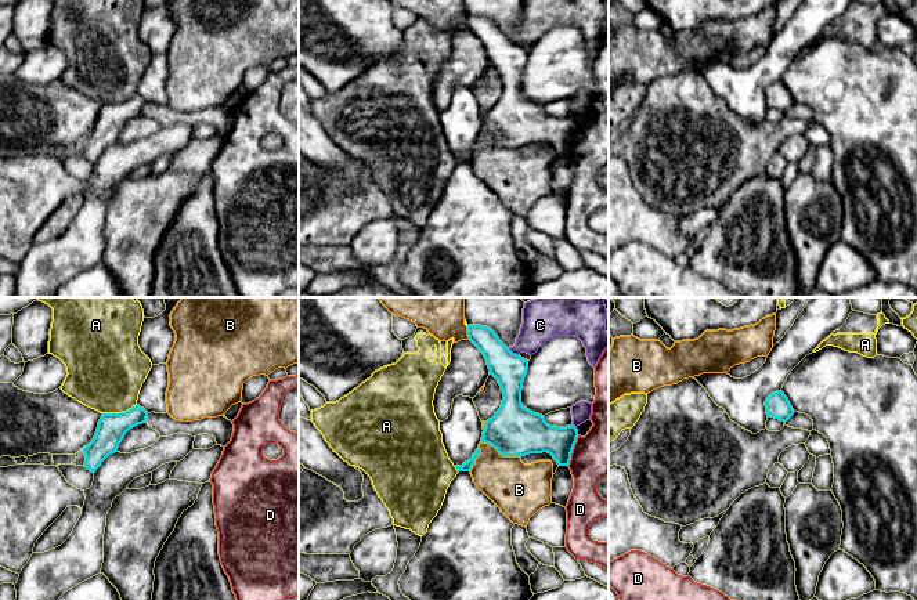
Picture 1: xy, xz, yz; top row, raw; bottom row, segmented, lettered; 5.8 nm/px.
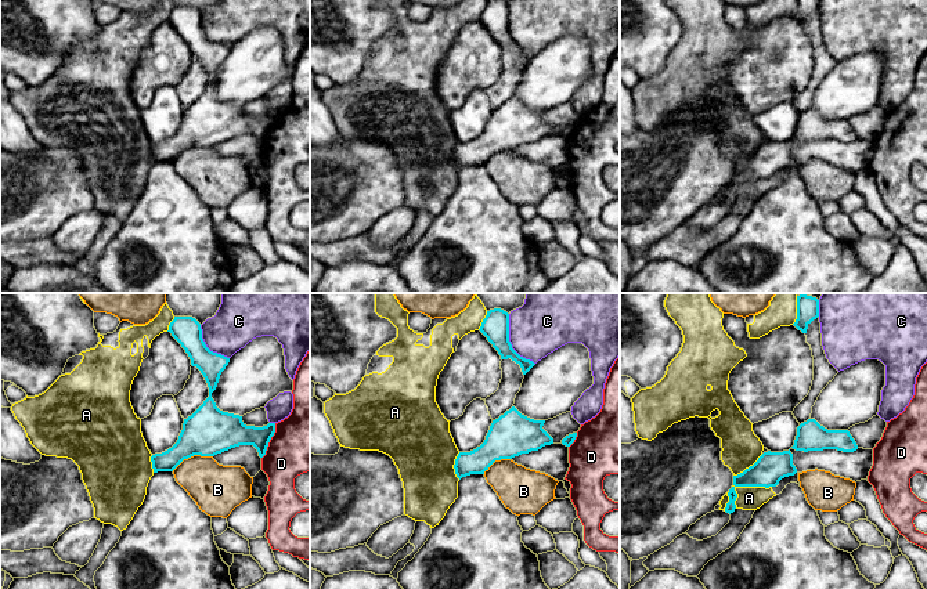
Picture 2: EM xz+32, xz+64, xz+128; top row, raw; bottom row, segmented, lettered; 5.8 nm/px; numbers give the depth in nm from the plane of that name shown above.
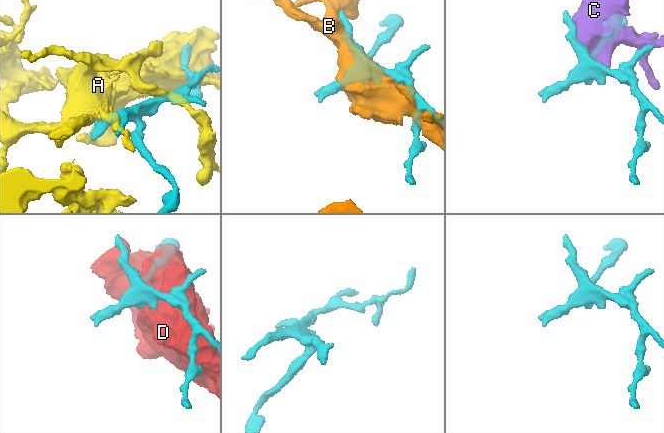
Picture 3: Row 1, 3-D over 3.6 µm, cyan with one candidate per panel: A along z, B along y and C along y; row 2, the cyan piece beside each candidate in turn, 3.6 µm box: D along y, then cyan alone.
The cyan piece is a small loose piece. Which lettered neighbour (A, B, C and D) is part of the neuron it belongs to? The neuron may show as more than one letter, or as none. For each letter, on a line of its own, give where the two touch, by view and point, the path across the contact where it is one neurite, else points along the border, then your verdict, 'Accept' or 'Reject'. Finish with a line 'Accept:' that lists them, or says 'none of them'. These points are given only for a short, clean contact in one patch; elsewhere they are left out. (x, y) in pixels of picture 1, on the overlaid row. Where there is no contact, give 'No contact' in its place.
A: Touches cyan at xy (121, 412). Reject
B: Touches cyan at xz (501, 454). Reject
C: Touches cyan at xz (512, 353). Boundary: xz (508, 349), (517, 355). Reject
D: Touches cyan at xz (571, 451). Reject
Accept: none of them

